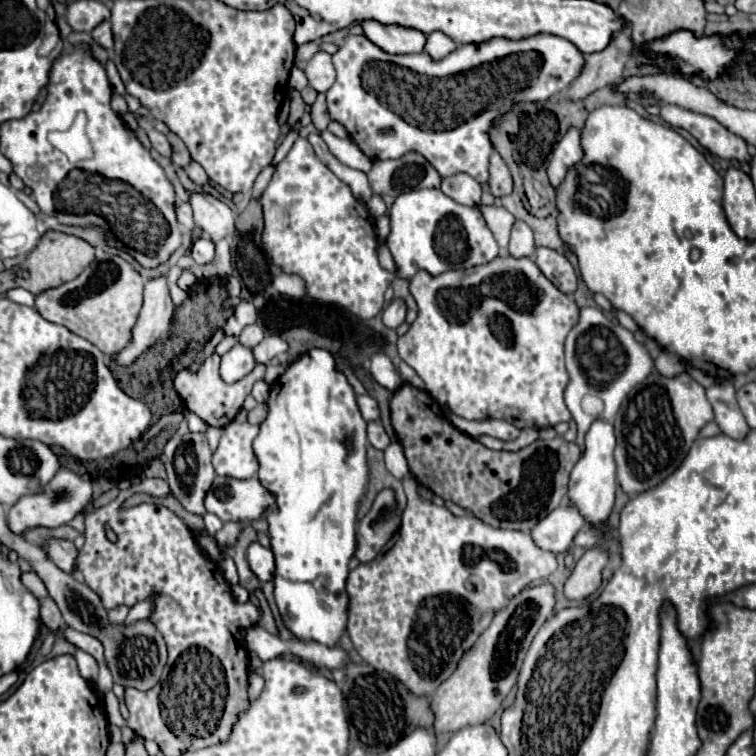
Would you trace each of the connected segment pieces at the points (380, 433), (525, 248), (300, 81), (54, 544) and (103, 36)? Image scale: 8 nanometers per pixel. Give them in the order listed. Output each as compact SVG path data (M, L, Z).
M368 422L368 442L378 450L384 450L390 444L390 438L386 436L380 422Z
M516 220L516 224L512 226L508 252L514 258L520 258L520 256L532 256L534 250L536 250L536 246L534 246L534 240L532 240L530 226L526 222L522 222L522 220Z
M292 68L288 84L290 84L290 88L296 88L296 90L304 90L304 88L308 86L308 78L306 78L306 74L304 74L302 70L298 70L298 68Z
M52 540L48 546L48 558L62 570L62 572L76 572L76 556L78 550L68 540Z
M102 22L92 30L94 42L98 42L102 48L112 50L112 32L110 32L110 22Z

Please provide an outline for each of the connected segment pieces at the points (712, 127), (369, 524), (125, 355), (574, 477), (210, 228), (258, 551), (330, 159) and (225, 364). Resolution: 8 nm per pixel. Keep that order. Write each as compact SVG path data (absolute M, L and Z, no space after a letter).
M664 104L660 108L660 118L674 128L682 128L690 132L704 148L708 148L714 156L722 160L738 160L740 164L752 162L746 142L740 136L728 132L728 128L724 128L712 116L704 116L680 106Z
M384 488L372 502L370 512L358 524L358 548L356 558L360 562L370 562L392 538L400 524L400 510L396 504L394 490Z
M164 278L146 282L144 306L130 332L130 342L126 348L116 352L112 360L118 366L134 364L162 334L168 332L172 314L174 314L174 302L168 294Z
M600 418L594 420L590 430L586 432L584 452L570 474L568 500L594 526L602 526L614 508L614 496L616 496L616 464L614 464L614 456L612 456L614 448L616 448L614 426L606 420L600 420Z
M190 194L196 226L206 232L212 242L218 242L234 232L234 212L220 200L208 194Z
M252 542L246 550L246 560L250 570L258 576L260 582L270 582L274 576L274 556L268 548L260 546L258 542Z
M310 134L310 136L308 136L308 142L314 146L316 156L318 156L342 182L346 182L346 184L352 188L352 192L354 192L354 196L356 196L358 200L366 202L366 200L370 198L372 192L370 192L370 184L368 184L368 178L366 178L364 172L354 170L354 168L348 168L346 164L342 164L342 162L328 150L326 142L324 142L318 134Z
M234 344L234 348L222 356L220 376L224 382L232 384L232 382L242 380L248 372L252 372L254 366L256 366L256 360L254 360L252 348L244 348L242 344Z

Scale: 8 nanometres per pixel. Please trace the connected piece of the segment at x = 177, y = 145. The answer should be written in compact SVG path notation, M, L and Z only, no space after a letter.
M168 134L168 142L170 142L170 146L172 146L172 162L174 162L174 166L178 166L178 168L186 168L188 164L190 164L190 152L188 152L188 148L184 146L184 142L176 136L176 134Z

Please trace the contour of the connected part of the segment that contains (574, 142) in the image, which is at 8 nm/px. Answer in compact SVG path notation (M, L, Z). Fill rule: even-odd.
M572 128L566 132L562 140L556 143L549 157L546 172L552 188L558 188L564 182L568 168L572 168L572 164L578 164L582 156L584 156L584 150L580 144L580 132Z

